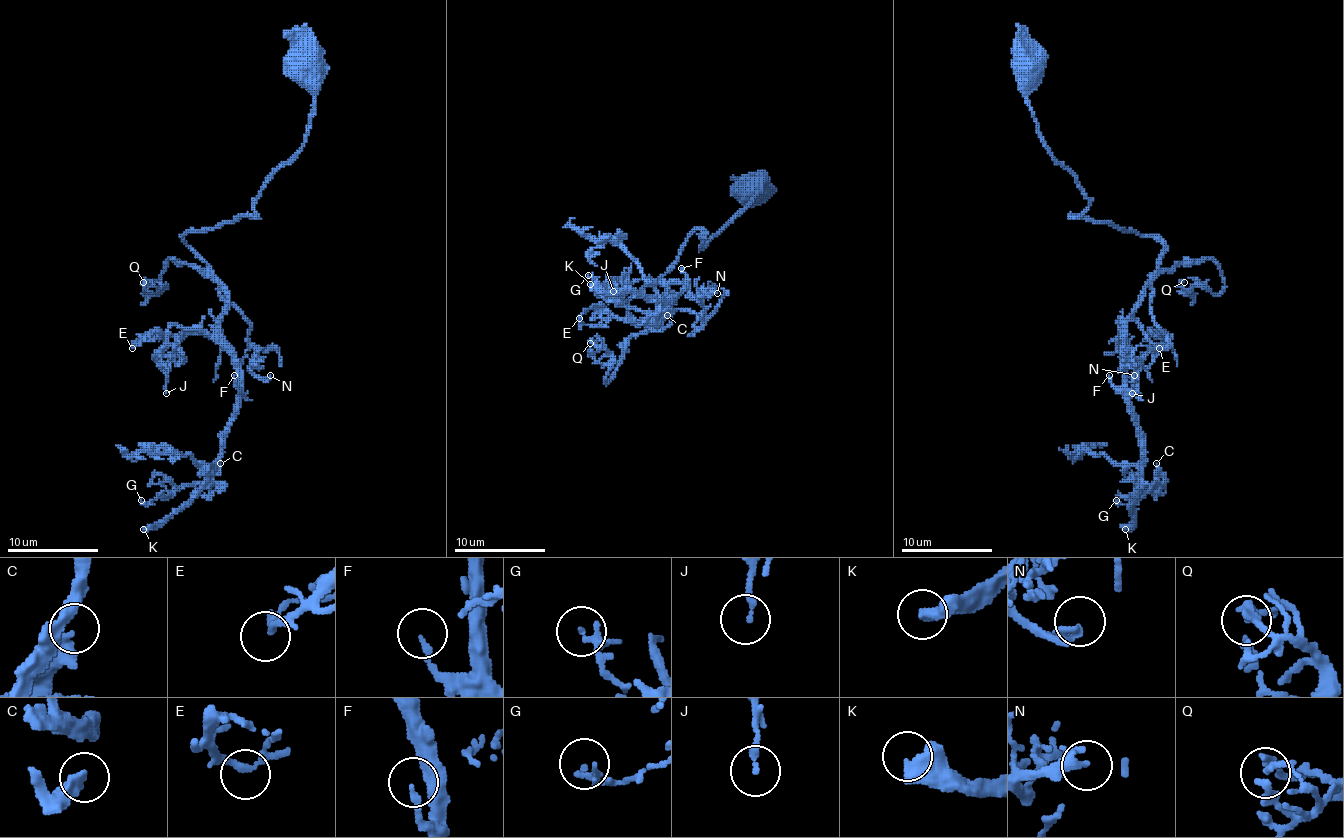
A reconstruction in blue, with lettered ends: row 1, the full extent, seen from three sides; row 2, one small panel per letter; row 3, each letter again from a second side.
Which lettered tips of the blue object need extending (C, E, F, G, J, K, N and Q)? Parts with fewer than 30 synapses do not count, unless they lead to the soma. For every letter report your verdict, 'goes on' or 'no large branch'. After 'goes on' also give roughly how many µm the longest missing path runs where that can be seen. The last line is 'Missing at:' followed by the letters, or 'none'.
C: no large branch
E: no large branch
F: no large branch
G: no large branch
J: no large branch
K: goes on; missing 300 µm
N: no large branch
Q: no large branch
Missing at: K

